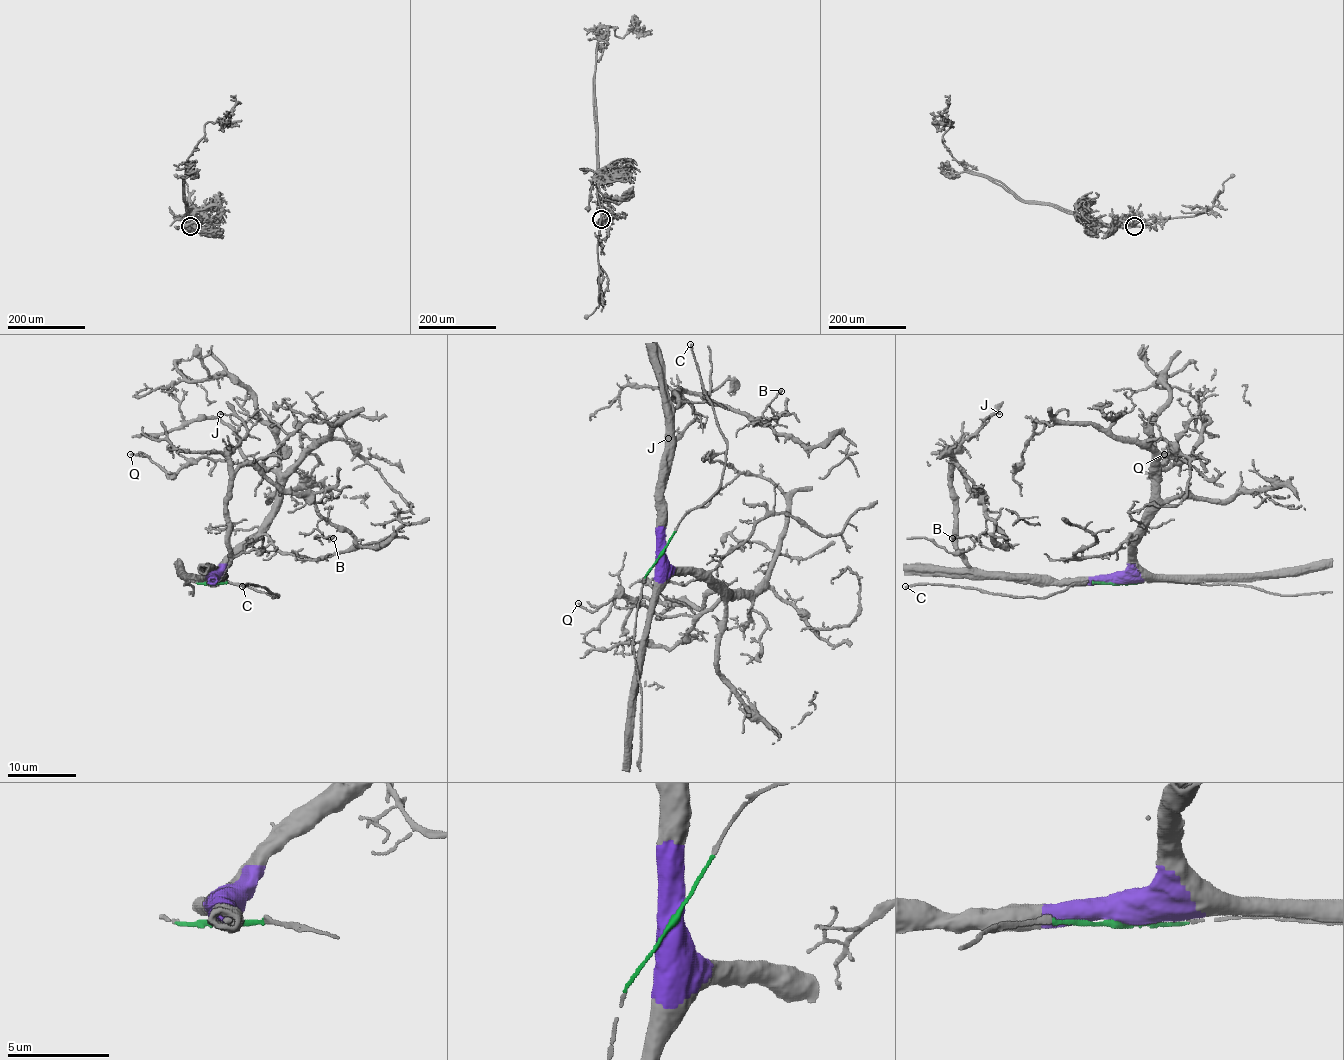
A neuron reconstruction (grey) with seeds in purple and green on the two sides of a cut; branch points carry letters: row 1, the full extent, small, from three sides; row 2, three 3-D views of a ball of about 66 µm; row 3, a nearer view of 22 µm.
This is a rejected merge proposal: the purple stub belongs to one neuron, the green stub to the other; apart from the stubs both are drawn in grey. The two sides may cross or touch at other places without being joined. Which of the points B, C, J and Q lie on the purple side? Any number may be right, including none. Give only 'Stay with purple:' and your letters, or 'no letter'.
Stay with purple: B, J, Q

